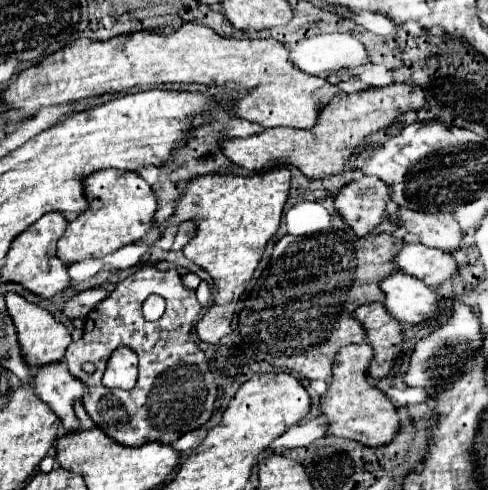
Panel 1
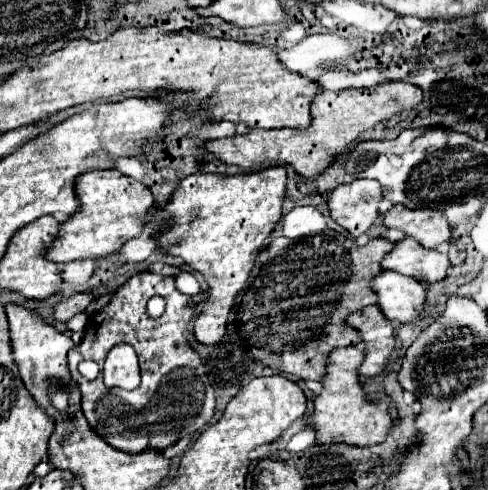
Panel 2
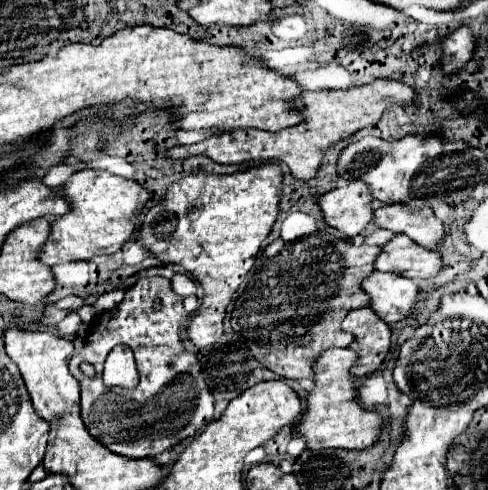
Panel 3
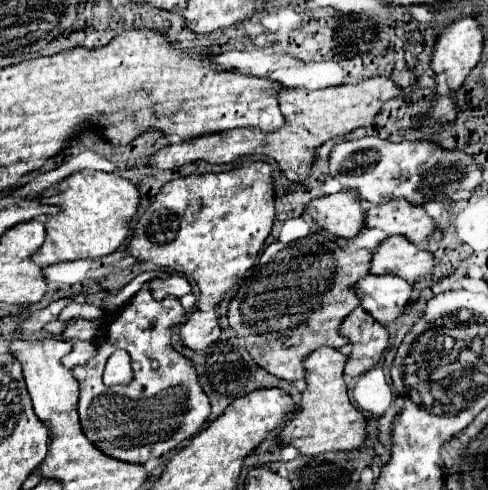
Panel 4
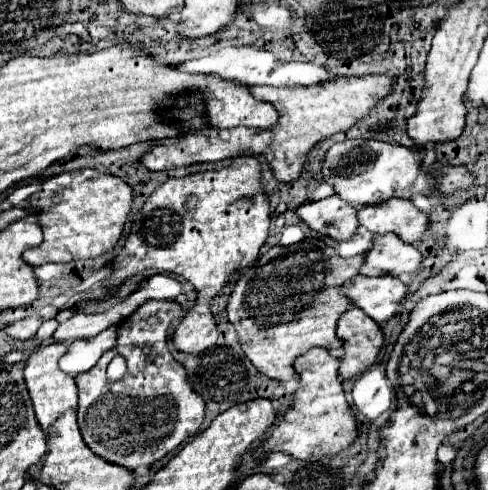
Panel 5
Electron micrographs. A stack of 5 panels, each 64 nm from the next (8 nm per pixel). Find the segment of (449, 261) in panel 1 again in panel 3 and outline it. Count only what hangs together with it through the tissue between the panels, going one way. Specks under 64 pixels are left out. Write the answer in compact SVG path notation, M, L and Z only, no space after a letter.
M400 234L392 238L376 258L376 270L394 272L406 278L432 280L444 270L442 254L438 250L426 250L408 236Z

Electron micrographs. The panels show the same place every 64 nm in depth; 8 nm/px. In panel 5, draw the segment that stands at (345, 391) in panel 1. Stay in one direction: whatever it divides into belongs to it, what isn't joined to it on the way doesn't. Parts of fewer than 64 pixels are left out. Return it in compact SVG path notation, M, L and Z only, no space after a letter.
M310 348L308 352L304 352L302 356L296 358L294 368L300 374L300 388L294 392L294 402L292 402L290 410L278 422L278 426L268 434L268 438L264 440L264 446L258 450L258 454L262 450L288 452L298 460L310 460L310 458L318 458L318 456L324 456L324 454L338 454L338 452L350 448L350 444L358 438L358 420L356 420L352 408L348 406L348 402L344 398L342 380L340 380L340 374L338 374L340 358L334 358L330 354L330 350L326 350L326 348Z

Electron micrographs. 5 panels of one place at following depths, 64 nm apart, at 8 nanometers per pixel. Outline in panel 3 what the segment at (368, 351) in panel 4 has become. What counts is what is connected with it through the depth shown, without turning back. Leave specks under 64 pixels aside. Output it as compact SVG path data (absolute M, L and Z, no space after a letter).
M368 306L348 312L348 316L342 322L342 328L354 334L356 342L360 344L360 360L354 364L352 374L358 378L374 374L382 366L390 350L390 326L384 320L380 320L376 312L372 312L372 308Z

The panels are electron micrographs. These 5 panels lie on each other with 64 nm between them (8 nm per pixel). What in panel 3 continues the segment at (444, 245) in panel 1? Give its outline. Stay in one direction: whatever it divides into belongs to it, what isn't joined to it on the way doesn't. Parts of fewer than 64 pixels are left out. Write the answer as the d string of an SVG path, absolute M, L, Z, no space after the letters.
M388 204L374 212L374 220L380 228L406 234L424 248L436 248L446 238L442 220L428 208L410 210L404 204Z

